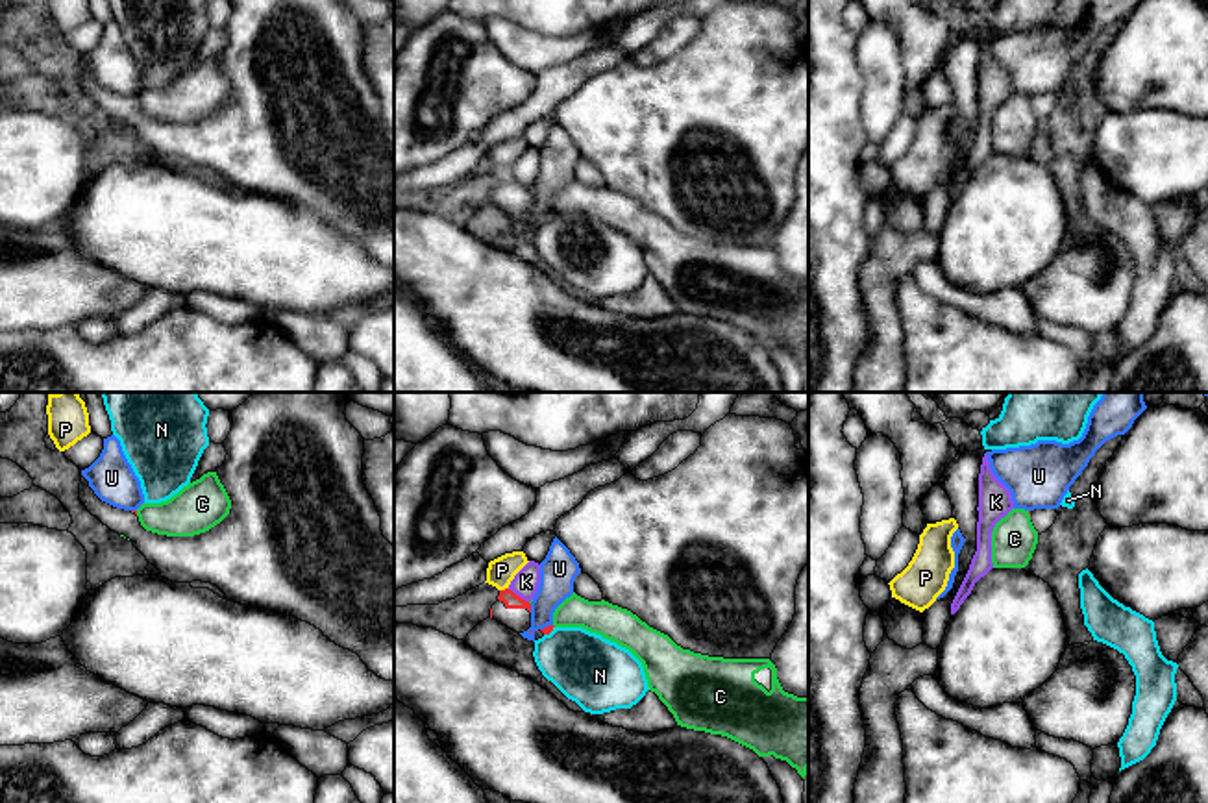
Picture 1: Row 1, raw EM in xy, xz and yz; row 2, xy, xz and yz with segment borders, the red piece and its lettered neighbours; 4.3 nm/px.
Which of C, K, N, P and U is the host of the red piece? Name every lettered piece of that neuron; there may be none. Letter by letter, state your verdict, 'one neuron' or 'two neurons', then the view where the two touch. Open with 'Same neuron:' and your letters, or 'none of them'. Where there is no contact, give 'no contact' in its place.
Same neuron: none of them
C: two neurons; no contact
K: two neurons; contact in xz
N: two neurons; contact in xz
P: two neurons; contact in xz
U: two neurons; contact in xz

